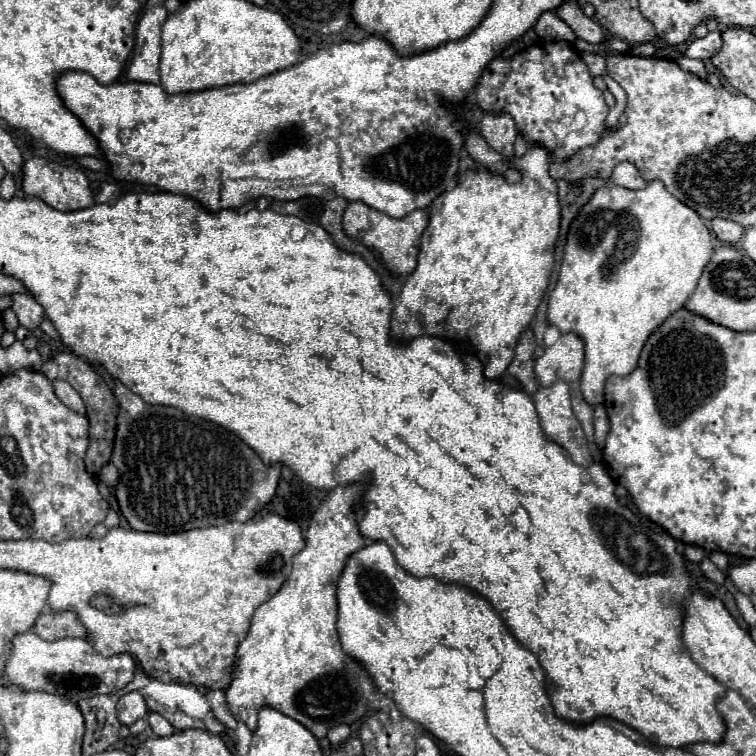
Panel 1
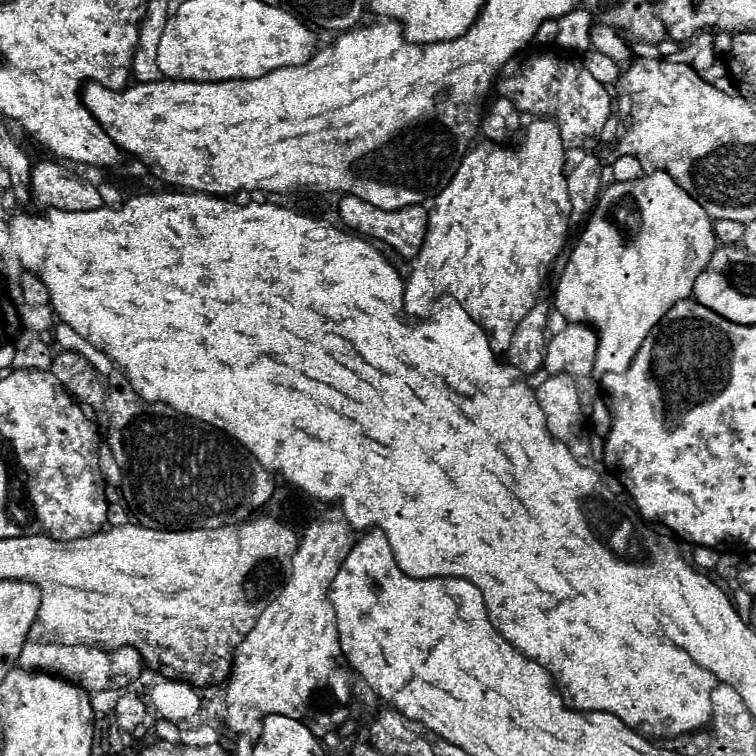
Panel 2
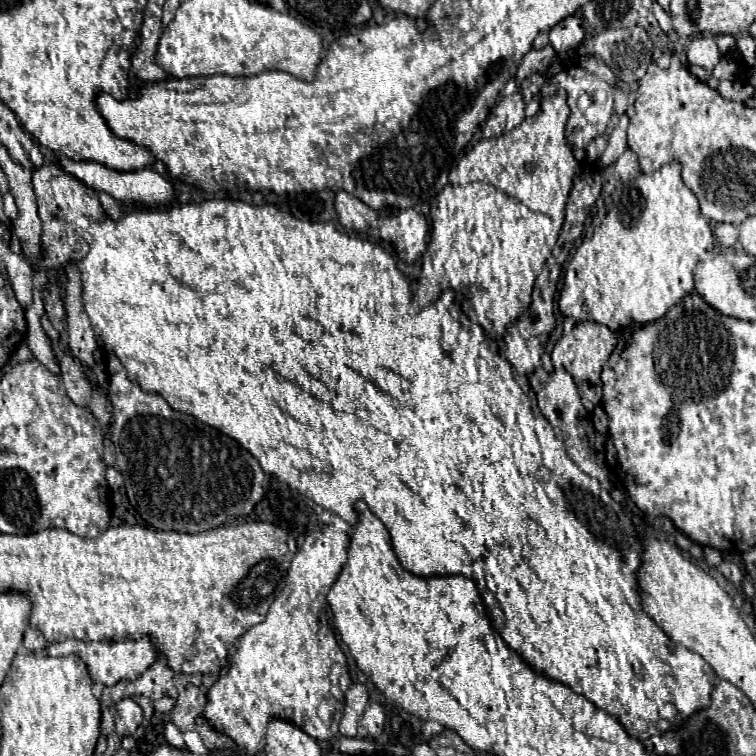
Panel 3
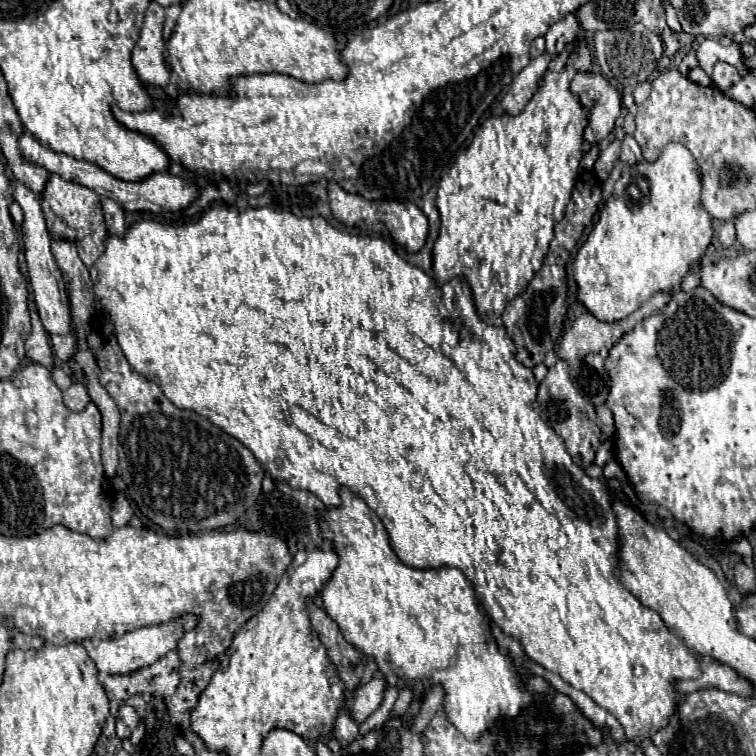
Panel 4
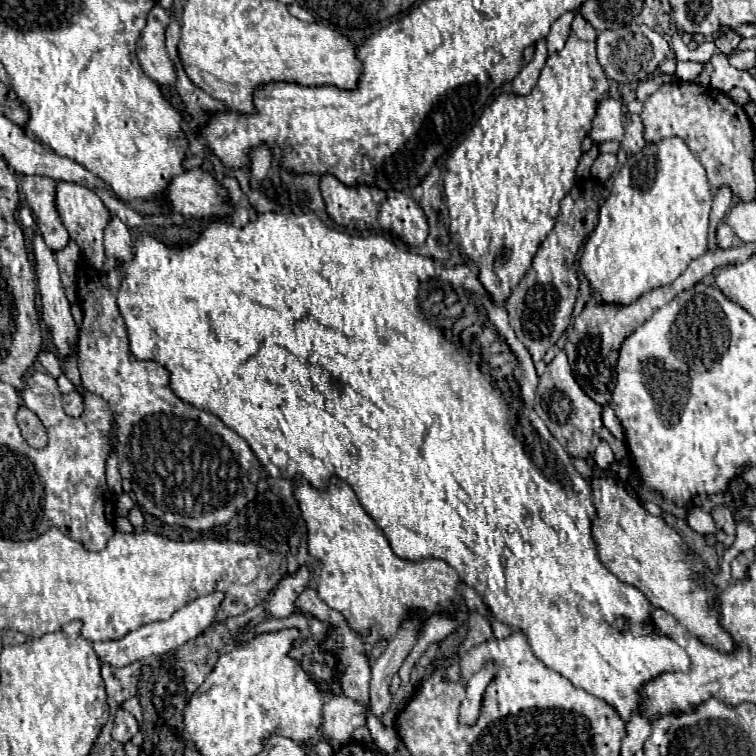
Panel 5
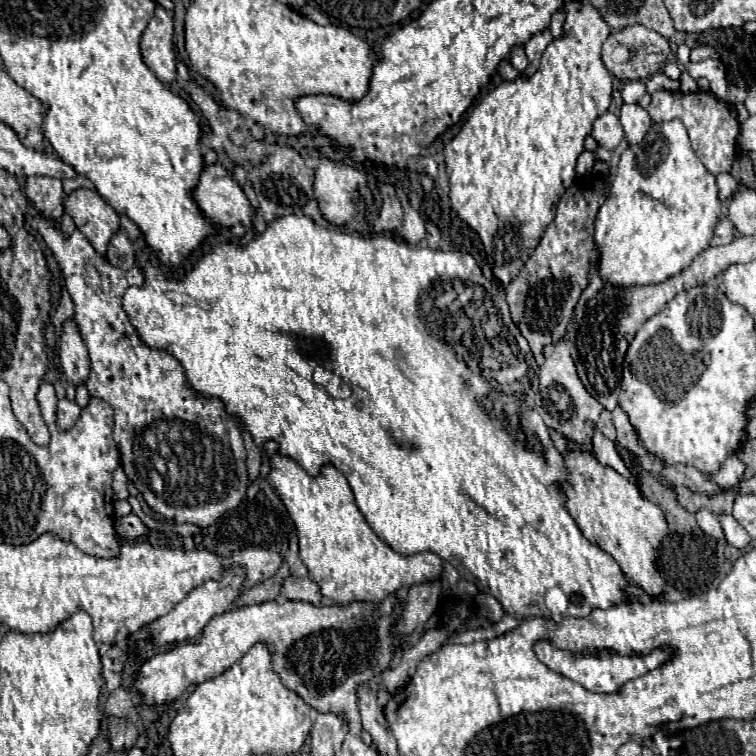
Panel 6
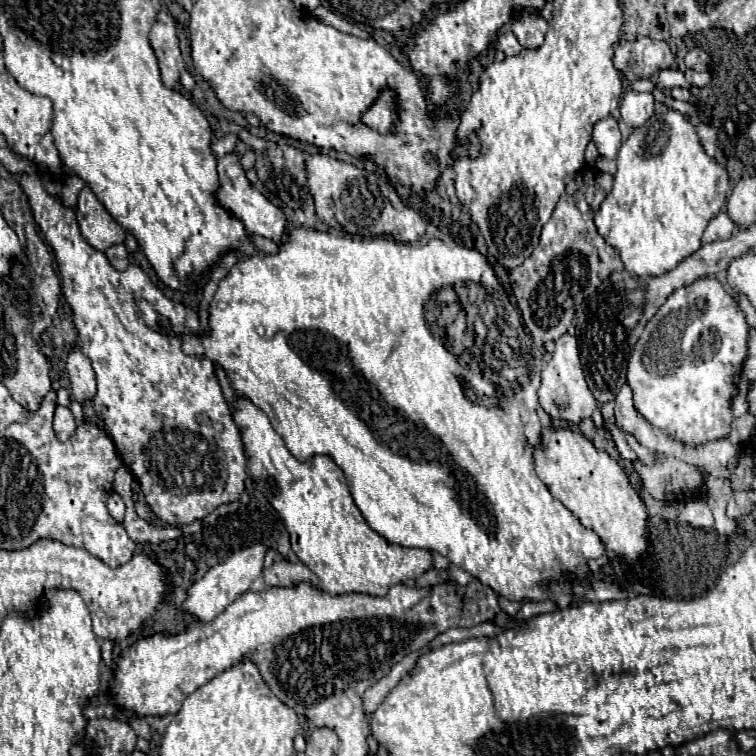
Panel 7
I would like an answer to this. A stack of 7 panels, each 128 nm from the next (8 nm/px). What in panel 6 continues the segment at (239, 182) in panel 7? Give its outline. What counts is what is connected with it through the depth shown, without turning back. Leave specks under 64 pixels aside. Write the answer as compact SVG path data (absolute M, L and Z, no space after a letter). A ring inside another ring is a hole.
M220 164L206 166L200 184L194 190L194 198L200 210L216 224L232 228L242 224L244 228L254 228L256 210L242 192L242 188L234 182L232 172Z

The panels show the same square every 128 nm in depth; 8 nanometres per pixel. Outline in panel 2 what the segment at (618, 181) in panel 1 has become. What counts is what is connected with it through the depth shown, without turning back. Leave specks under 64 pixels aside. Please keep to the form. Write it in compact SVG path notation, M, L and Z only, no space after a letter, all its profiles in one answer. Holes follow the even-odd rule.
M620 156L614 162L614 176L616 180L636 180L636 178L642 178L644 172L632 156Z

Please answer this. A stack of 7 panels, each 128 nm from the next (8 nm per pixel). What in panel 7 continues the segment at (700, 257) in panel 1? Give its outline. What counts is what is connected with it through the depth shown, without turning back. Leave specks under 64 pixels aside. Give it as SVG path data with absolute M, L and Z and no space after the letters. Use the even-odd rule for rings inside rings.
M678 110L654 114L646 124L634 128L628 140L620 146L616 164L618 172L614 176L614 188L594 218L596 228L604 240L620 252L626 272L634 276L660 276L676 268L676 264L702 246L700 238L708 220L726 204L730 188L728 170L704 152L696 128Z

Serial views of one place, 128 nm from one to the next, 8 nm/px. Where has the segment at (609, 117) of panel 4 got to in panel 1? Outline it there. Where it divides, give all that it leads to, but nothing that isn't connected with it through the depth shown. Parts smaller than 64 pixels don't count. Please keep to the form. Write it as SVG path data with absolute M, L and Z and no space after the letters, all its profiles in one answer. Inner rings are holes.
M564 40L532 46L520 54L516 54L512 60L494 58L488 64L488 68L482 72L474 92L478 98L478 106L482 110L508 112L514 118L518 132L522 132L528 142L548 148L556 160L568 160L578 150L596 144L602 138L602 134L606 132L604 120L608 116L608 106L604 102L604 96L592 84L592 76L588 72L588 66L580 58L580 54L572 52L572 46Z

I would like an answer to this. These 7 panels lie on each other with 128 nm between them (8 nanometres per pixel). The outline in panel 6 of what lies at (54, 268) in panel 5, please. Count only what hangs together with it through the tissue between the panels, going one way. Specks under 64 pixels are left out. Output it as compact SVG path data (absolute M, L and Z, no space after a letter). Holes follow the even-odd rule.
M68 320L64 324L64 334L60 338L60 362L66 374L66 380L72 382L72 386L80 386L88 380L90 374L90 358L88 350L84 346L84 340L80 338L80 332L74 324L74 320Z

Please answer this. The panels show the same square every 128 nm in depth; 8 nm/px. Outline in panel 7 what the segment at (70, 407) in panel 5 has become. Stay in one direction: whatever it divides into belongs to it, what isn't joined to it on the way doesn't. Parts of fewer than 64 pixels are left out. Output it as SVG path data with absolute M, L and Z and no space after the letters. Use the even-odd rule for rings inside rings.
M56 406L56 414L54 414L54 432L56 432L58 440L62 440L62 442L66 442L66 440L76 432L76 422L74 422L74 416L72 416L70 408Z

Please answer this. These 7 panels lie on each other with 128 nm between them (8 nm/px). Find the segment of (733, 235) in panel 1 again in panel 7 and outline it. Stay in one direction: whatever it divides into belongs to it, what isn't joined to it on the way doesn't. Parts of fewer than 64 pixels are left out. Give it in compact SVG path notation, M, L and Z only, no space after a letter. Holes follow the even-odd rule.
M720 212L708 222L704 236L702 236L702 242L708 244L708 242L716 242L716 240L726 240L734 234L734 230L736 230L736 224L730 220L730 216Z

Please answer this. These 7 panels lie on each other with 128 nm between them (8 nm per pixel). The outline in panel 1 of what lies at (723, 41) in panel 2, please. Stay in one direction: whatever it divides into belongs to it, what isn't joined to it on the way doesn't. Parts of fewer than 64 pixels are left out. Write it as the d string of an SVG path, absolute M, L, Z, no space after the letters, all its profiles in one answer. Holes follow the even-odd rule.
M710 32L708 36L694 40L694 42L686 48L684 56L708 60L708 58L712 58L712 56L720 50L720 46L722 46L722 36L720 36L720 32Z

